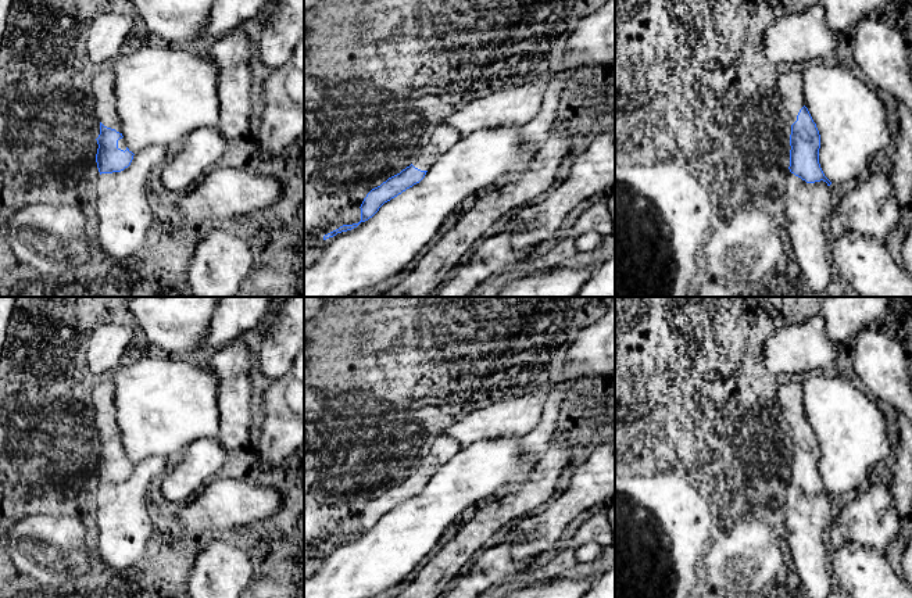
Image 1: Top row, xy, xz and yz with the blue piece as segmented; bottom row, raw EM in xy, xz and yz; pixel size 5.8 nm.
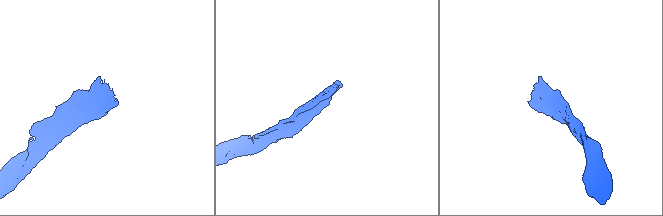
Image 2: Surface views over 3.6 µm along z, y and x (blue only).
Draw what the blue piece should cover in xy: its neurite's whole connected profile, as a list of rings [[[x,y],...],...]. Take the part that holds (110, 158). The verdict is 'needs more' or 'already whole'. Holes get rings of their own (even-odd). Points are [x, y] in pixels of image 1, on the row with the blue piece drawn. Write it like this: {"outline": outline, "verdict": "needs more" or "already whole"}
{"outline": [[[108,65],[97,72],[92,80],[93,107],[100,121],[99,148],[96,162],[100,175],[121,172],[133,160],[122,136],[122,122],[115,110],[114,71]]], "verdict": "needs more"}

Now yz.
{"outline": [[[784,69],[776,80],[775,97],[791,123],[790,172],[807,183],[831,182],[819,164],[820,135],[804,100],[804,86],[800,71]]], "verdict": "needs more"}

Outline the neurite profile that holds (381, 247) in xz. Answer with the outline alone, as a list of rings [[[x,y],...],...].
[[[521,125],[482,128],[459,137],[437,158],[419,183],[385,203],[372,218],[357,228],[323,240],[322,254],[304,268],[304,297],[347,297],[403,272],[422,250],[428,248],[444,219],[459,210],[464,198],[480,189],[512,182],[527,169],[533,155],[533,150],[522,140]]]

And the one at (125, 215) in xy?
[[[149,146],[136,153],[124,171],[99,176],[94,205],[99,234],[93,241],[97,266],[129,259],[142,250],[153,222],[149,175],[154,166],[165,165],[174,150]]]

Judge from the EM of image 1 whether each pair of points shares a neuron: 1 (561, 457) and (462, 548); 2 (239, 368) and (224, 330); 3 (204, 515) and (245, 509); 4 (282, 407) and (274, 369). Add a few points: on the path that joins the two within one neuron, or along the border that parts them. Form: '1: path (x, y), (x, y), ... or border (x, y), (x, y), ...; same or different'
1: path (537, 482), (514, 505), (499, 512), (487, 523); same
2: border (239, 337), (214, 351); different
3: path (214, 509), (235, 509); same
4: border (289, 369), (272, 380); different

